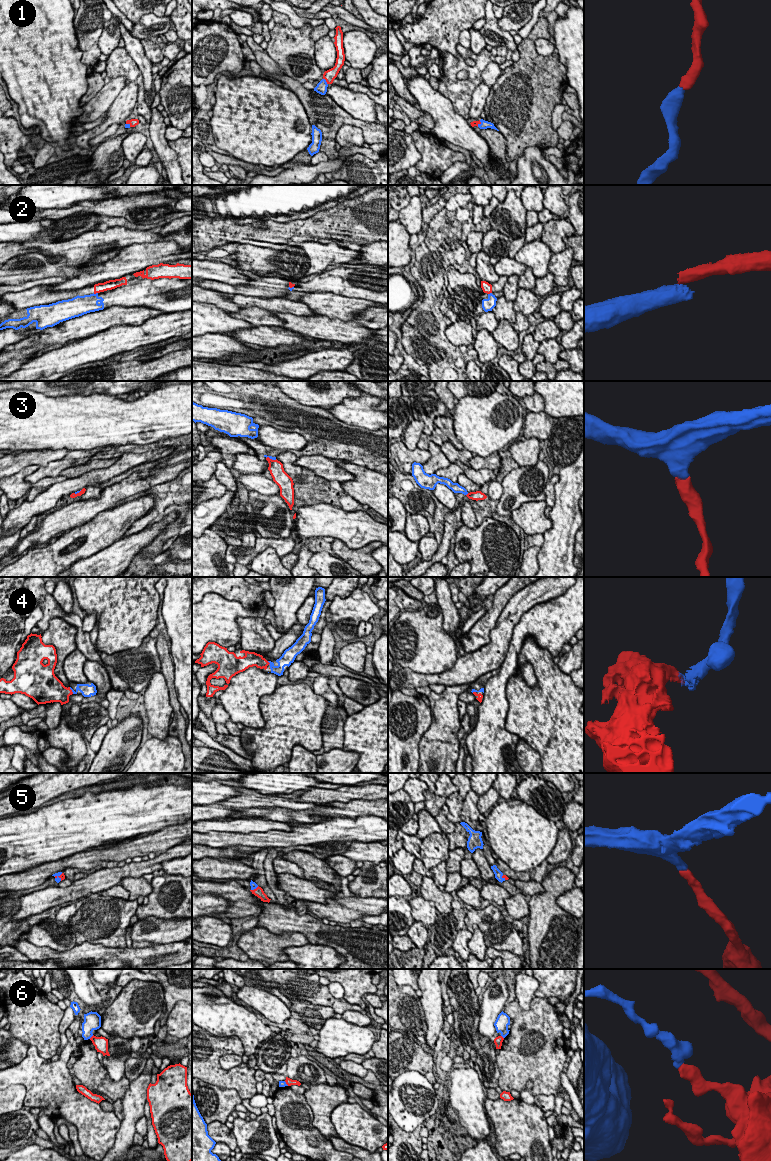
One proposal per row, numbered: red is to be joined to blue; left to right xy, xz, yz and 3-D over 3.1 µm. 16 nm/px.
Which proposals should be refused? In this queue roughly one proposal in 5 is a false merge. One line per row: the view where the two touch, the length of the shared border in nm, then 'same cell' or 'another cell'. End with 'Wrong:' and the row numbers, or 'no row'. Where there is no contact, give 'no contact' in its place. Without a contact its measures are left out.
1: xz | 130 nm | same cell
2: xy | 80 nm | another cell
3: xz | 180 nm | same cell
4: xy | 130 nm | same cell
5: xy | 150 nm | same cell
6: xy | 100 nm | another cell
Wrong: 2, 6

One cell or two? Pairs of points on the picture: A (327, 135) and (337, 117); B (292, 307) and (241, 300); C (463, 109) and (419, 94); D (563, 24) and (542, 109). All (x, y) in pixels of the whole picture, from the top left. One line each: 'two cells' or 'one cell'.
A: one cell
B: one cell
C: two cells
D: two cells

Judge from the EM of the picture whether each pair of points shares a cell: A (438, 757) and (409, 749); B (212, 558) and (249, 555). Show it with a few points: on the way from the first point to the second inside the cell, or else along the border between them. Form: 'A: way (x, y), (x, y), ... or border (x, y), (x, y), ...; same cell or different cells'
A: border (427, 730), (419, 743), (418, 762); different cells
B: border (227, 545), (225, 559), (233, 565); different cells

